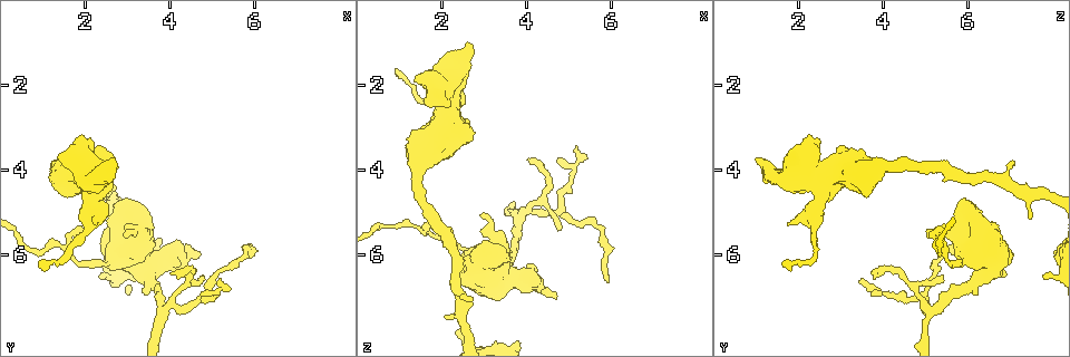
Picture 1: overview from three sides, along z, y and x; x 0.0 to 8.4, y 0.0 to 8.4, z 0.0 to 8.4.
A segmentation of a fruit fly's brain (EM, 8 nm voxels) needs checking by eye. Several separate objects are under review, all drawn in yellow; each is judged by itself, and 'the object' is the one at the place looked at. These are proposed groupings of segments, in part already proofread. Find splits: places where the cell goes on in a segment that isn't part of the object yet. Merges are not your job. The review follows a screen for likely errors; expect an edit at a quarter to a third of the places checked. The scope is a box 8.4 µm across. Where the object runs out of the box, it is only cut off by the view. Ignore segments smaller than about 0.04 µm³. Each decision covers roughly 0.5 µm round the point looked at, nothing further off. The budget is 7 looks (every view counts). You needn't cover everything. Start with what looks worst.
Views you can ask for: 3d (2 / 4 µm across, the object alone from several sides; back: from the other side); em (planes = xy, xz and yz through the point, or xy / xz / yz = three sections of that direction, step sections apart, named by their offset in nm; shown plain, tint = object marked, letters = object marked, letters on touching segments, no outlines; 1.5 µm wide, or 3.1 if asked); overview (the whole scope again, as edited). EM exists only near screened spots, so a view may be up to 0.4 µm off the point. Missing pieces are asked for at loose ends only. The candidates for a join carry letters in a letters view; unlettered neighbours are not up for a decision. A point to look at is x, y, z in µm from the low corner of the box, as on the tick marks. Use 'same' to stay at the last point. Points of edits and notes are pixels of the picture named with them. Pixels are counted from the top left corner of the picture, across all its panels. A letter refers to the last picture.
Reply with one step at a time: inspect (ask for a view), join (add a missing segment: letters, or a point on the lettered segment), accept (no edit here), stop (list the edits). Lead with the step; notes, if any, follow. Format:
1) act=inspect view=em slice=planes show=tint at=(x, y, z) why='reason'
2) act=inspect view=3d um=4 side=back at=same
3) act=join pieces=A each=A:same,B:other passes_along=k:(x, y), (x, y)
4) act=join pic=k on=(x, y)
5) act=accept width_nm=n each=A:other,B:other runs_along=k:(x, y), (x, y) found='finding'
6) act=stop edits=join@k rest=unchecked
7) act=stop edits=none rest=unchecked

act=inspect view=em slice=planes show=letters at=(2.70, 3.70, 1.00) why='branch stops here'

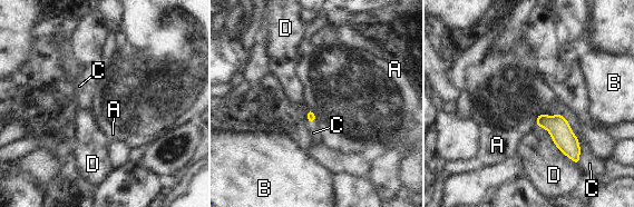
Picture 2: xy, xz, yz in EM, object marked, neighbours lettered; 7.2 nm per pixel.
act=accept each=A:other,B:other,C:other,D:other border=2:(535, 118), (537, 126) found='none of them fits'

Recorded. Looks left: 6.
act=inspect view=em slice=xy step=4 show=letters at=(2.75, 3.85, 7.05) why='free end'

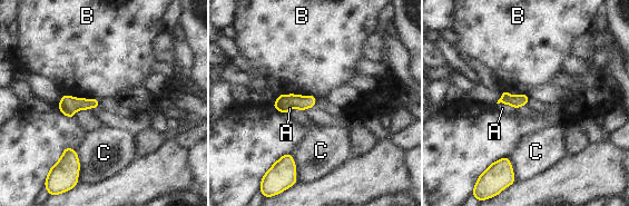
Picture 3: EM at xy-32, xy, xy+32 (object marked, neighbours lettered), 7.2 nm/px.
act=inspect view=em slice=planes show=letters at=same why='cut it another way'

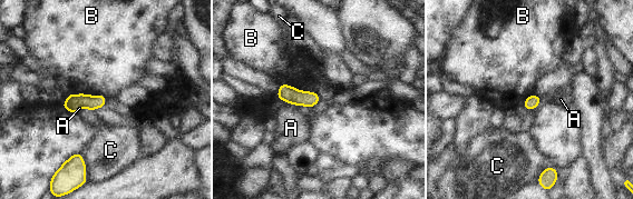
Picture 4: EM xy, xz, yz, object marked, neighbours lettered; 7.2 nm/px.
act=accept each=A:other,B:other,C:other border=4:(69, 92), (103, 95), (106, 98) found='none of them fits'

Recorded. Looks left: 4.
act=inspect view=3d um=4 at=(4.70, 5.95, 7.00)

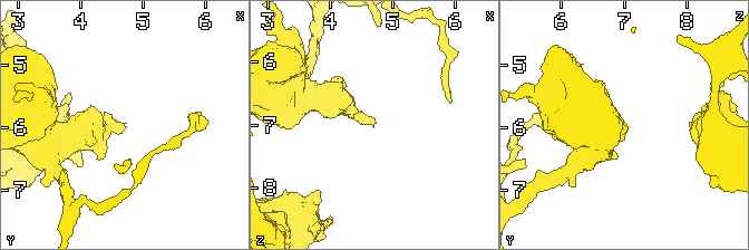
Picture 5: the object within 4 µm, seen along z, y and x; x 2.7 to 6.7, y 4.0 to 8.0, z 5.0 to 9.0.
act=inspect view=em slice=planes show=letters at=(4.70, 6.00, 6.95)

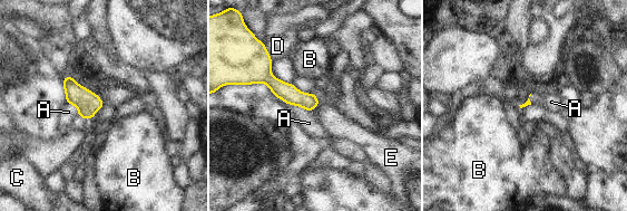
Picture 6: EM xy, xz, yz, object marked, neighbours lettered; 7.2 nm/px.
act=join pieces=E each=A:other,B:other,C:other,D:other,E:same passes_along=6:(288, 93), (313, 107), (335, 124) found='the cell continues'

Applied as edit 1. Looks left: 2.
act=stop edits=join@6 rest=unchecked

